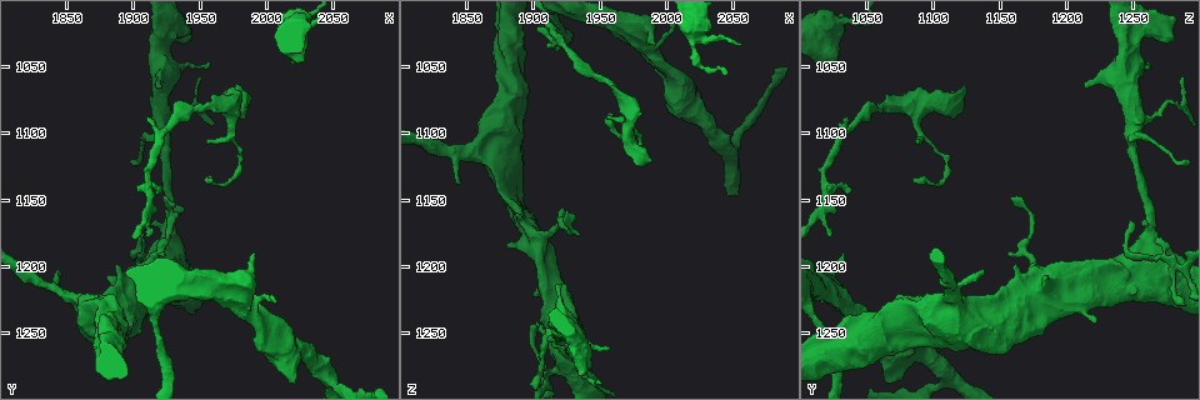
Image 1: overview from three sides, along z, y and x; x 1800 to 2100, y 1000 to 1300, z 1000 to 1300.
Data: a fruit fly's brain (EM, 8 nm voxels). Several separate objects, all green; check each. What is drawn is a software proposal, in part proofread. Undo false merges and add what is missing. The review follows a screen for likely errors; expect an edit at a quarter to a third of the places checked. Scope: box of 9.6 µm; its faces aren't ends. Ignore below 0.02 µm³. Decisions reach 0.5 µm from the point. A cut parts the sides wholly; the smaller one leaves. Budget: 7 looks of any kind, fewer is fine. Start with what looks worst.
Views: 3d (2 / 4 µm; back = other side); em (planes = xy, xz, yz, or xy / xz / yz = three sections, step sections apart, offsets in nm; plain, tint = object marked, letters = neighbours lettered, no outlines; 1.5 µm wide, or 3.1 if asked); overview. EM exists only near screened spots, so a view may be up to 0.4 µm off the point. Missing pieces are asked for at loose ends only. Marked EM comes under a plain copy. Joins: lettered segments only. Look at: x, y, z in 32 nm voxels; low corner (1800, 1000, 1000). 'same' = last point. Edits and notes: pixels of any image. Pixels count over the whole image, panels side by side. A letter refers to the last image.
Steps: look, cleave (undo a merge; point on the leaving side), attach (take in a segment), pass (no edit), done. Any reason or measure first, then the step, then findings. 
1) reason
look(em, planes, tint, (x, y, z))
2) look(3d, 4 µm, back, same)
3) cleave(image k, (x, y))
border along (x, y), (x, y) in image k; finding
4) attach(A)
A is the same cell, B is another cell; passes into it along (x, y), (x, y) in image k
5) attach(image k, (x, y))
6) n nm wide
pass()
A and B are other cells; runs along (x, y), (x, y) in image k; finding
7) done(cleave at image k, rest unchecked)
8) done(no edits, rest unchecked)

branch stops here
look(3d, 4 µm, (2022, 1050, 1026))

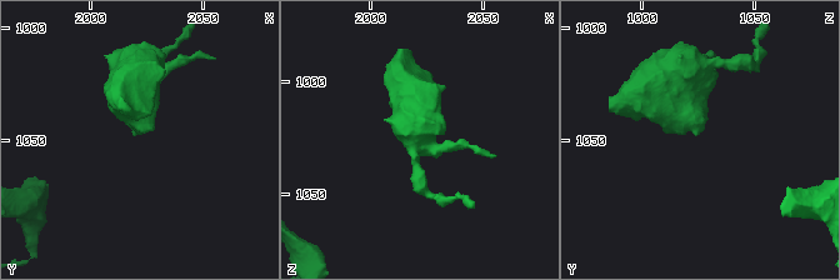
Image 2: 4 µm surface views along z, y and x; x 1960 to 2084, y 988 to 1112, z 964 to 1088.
look(em, planes, letters, (2019, 1049, 1024))

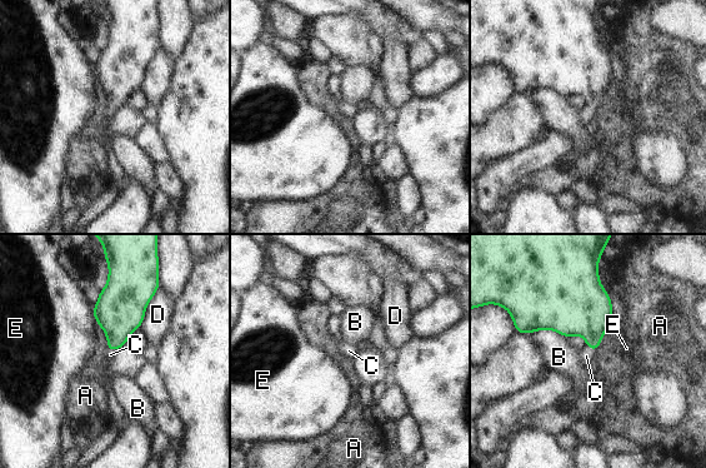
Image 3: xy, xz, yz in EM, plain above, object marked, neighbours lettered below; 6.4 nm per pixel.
attach(C)
C is the same cell, A, B, D and E are other cells; passes into it along (586, 309), (590, 348), (586, 356) in image 3; the neuron continues

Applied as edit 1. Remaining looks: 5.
branch stops here
look(em, planes, letters, (1976, 1062, 1124))

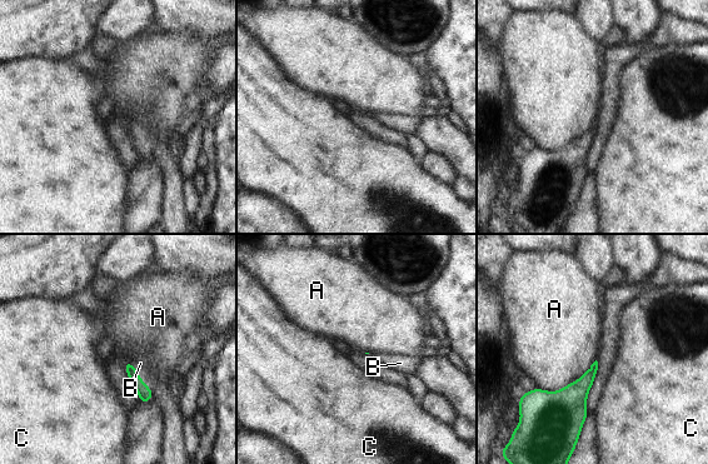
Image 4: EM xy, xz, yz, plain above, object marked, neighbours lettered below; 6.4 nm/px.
attach(B)
B is the same cell, A and C are other cells; passes into it along (145, 393), (139, 375), (140, 363) in image 4; the neuron continues

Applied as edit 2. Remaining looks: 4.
free end
look(3d, 4 µm, (1890, 1198, 1162))

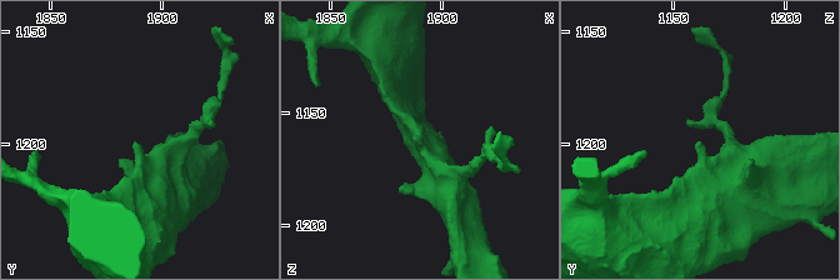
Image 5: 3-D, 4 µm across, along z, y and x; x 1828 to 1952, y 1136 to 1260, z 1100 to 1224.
now the EM
look(em, xy, step 8, tint, (1887, 1199, 1164))

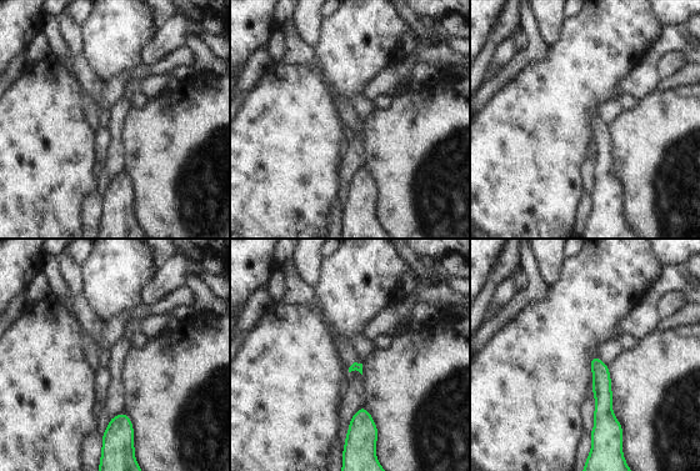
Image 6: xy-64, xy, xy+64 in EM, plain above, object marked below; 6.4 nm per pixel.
what lies round it
look(em, xy, step 8, letters, same)

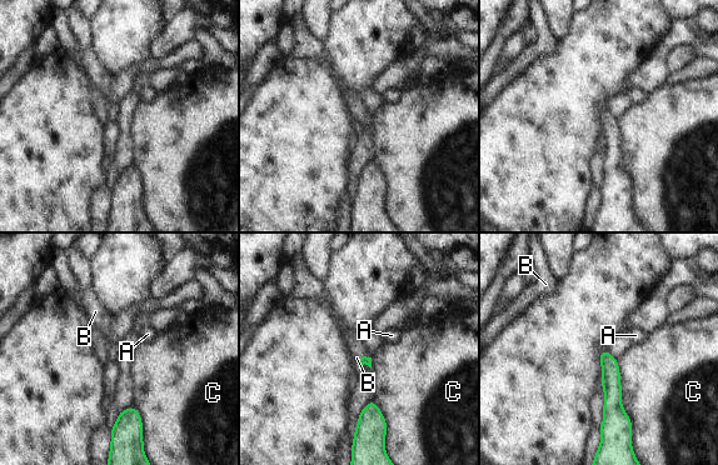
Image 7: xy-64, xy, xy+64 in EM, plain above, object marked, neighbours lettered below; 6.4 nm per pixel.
attach(B)
B is the same cell, A and C are other cells; passes into it along (365, 360), (362, 358), (353, 343) in image 7; it goes on there

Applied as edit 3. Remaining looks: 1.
done(attach at image 3, attach at image 4, attach at image 7, rest unchecked)

